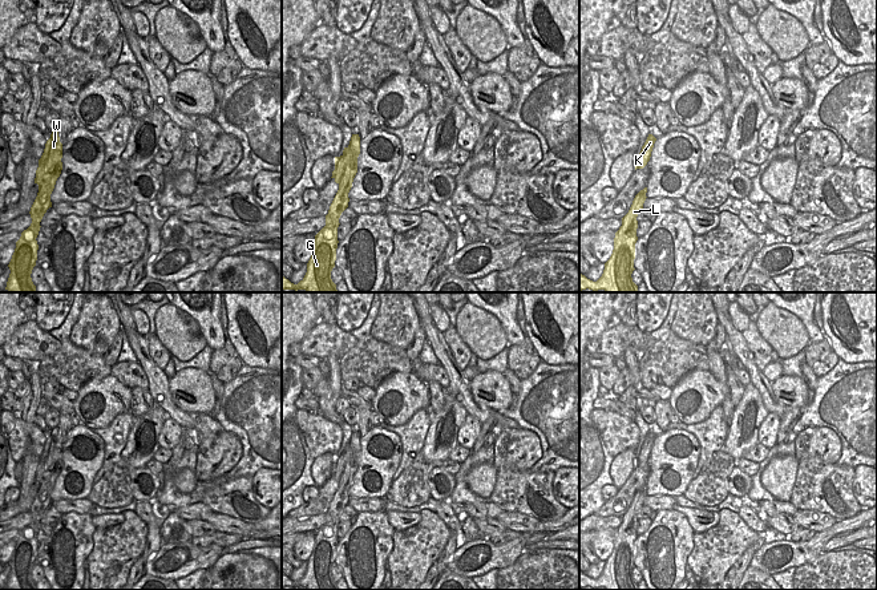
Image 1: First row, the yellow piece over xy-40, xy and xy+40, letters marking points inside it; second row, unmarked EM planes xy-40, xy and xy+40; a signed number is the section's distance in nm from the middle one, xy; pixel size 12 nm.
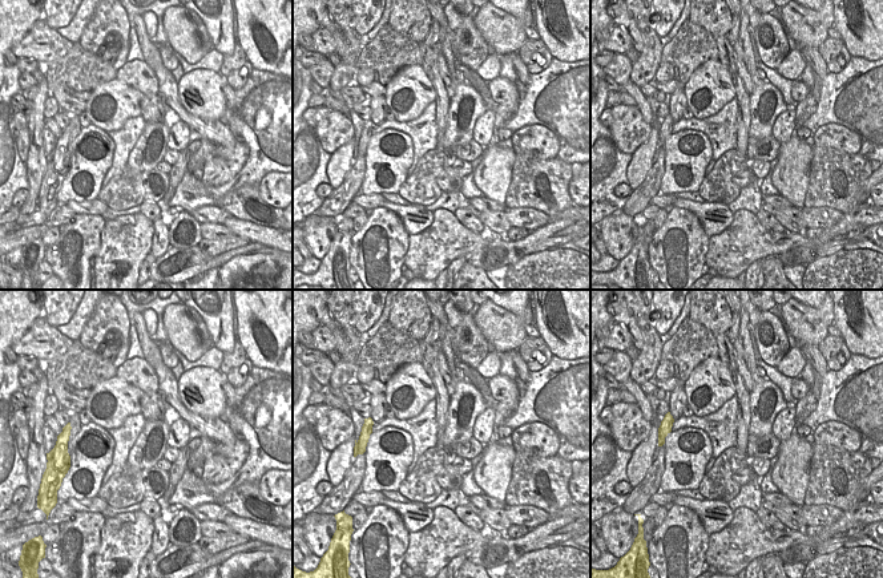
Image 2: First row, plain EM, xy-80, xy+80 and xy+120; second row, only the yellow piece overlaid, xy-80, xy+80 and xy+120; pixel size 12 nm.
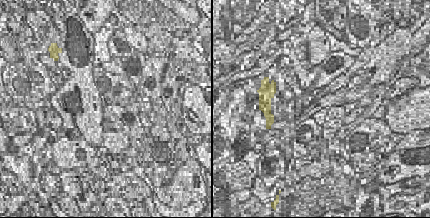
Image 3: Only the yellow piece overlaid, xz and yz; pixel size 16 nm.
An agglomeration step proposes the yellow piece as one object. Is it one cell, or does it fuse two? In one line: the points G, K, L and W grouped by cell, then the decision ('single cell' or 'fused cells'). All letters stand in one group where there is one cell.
G L W / K; fused cells

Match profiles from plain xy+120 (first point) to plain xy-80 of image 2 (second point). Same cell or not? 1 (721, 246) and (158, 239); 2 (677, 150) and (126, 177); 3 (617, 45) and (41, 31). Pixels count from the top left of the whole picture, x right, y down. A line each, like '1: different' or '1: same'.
1: different
2: different
3: same

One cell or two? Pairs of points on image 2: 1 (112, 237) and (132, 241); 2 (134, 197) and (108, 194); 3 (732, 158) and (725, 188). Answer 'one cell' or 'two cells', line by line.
1: one cell
2: one cell
3: one cell

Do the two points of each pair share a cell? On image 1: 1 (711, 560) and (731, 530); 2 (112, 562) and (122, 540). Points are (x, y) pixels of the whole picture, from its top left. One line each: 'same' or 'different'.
1: same
2: same

